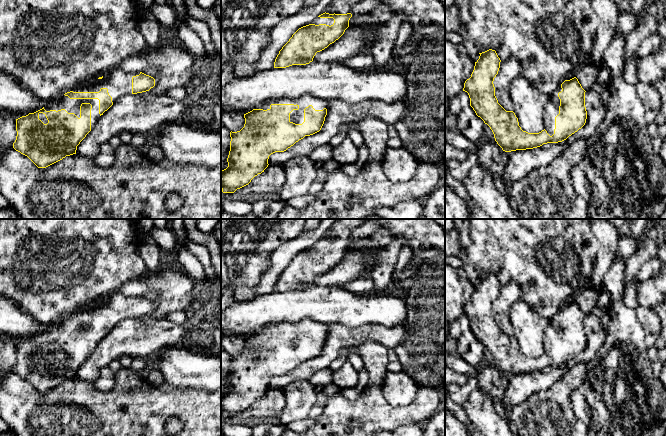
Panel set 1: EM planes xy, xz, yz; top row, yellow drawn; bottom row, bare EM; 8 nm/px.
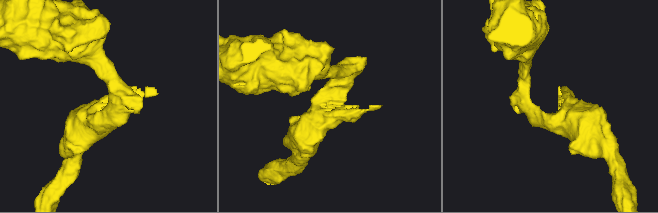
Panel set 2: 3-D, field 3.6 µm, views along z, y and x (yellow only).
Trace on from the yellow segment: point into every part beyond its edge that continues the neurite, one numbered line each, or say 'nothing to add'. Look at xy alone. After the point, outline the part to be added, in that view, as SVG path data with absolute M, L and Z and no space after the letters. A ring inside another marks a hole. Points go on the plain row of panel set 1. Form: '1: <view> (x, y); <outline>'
1: xy (64, 326); M61 320L52 324L45 325L44 333L61 334L65 333L68 337L74 337L80 342L80 330L82 327L90 327L91 333L91 354L95 350L97 344L100 342L99 338L99 324L98 323L70 323L68 320Z

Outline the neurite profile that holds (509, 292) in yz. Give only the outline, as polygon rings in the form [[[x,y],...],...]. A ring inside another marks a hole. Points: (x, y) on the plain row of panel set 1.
[[[510,280],[500,286],[498,298],[494,302],[495,320],[498,327],[506,334],[513,335],[510,322],[510,309],[512,304],[520,299],[518,283]]]

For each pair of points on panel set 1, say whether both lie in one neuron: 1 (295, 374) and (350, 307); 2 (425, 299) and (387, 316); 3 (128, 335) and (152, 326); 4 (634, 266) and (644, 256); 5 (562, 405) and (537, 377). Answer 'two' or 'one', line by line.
1: two
2: two
3: one
4: one
5: two

